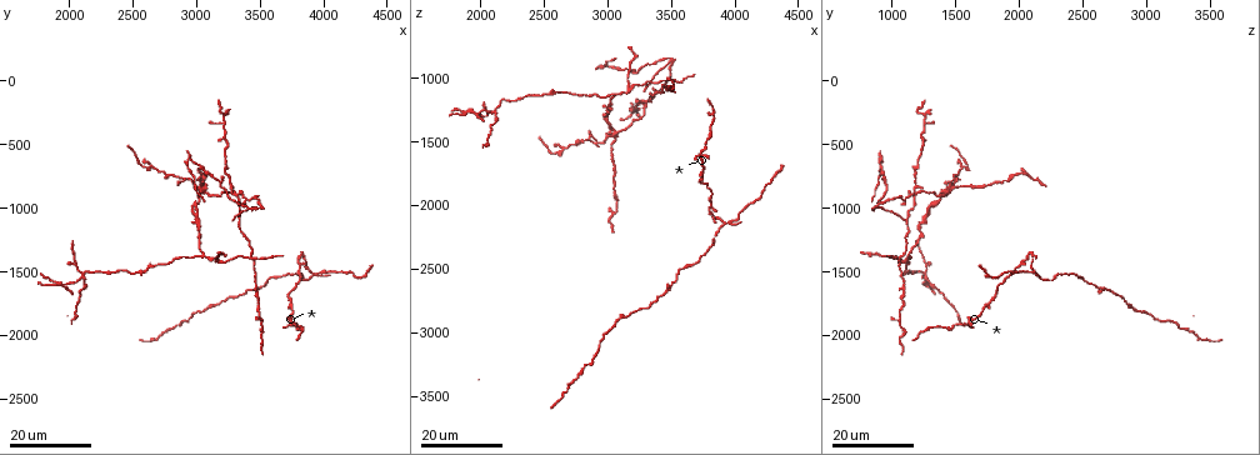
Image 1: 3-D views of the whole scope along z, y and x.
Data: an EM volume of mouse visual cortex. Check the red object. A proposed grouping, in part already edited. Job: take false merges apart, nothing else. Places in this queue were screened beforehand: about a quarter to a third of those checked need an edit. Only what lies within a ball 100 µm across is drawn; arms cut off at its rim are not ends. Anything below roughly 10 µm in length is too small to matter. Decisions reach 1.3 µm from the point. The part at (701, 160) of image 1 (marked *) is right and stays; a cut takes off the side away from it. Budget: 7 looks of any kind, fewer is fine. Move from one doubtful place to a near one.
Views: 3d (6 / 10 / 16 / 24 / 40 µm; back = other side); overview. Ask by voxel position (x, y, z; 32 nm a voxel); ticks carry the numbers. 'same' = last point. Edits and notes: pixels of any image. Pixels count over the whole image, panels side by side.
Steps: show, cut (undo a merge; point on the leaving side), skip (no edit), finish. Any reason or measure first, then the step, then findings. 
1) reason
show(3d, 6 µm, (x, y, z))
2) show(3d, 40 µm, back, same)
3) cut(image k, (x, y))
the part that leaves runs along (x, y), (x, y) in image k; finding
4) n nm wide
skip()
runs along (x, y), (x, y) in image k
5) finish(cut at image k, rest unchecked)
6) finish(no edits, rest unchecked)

sudden change in width
show(3d, 24 µm, (3460, 1660, 1080))

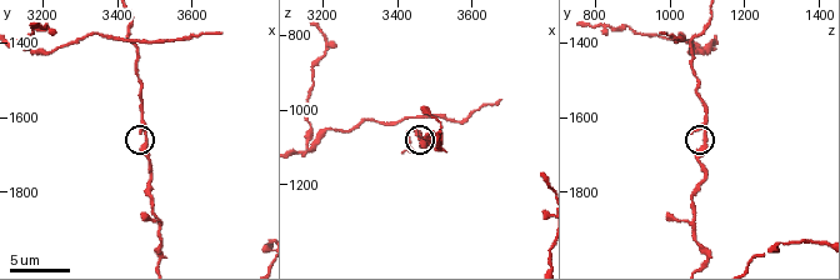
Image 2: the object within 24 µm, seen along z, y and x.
show(3d, 10 µm, (3470, 1640, 1090))

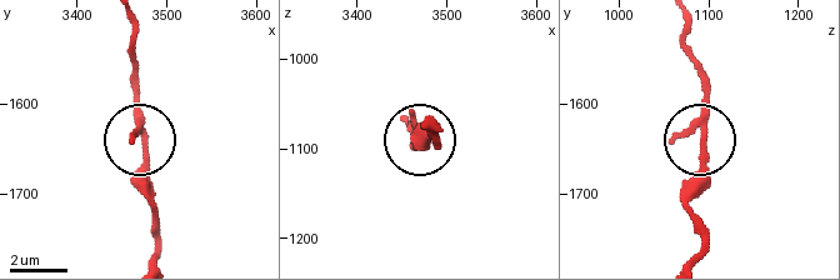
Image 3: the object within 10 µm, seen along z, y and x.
skip()
continuous, no second neuron

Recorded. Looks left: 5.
four arms meet
show(3d, 24 µm, (3300, 900, 1180))

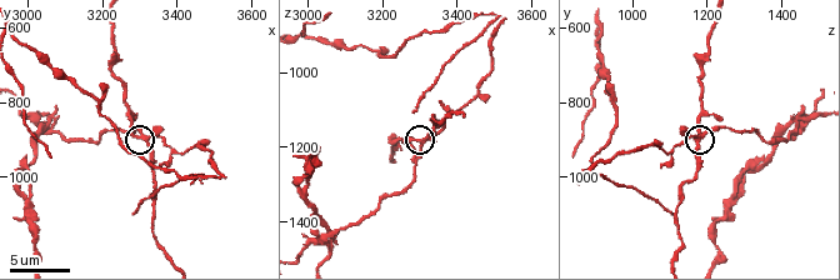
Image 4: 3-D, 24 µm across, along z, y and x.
show(3d, 10 µm, (3320, 900, 1180))

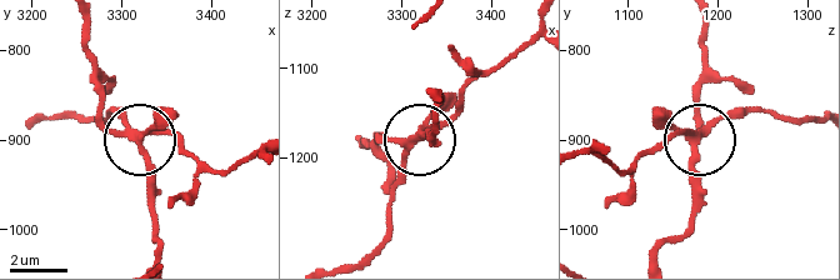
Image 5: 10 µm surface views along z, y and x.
4 arms
cut(image 5, (121, 114))
a second neuron is stuck on

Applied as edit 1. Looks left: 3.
show(overview)

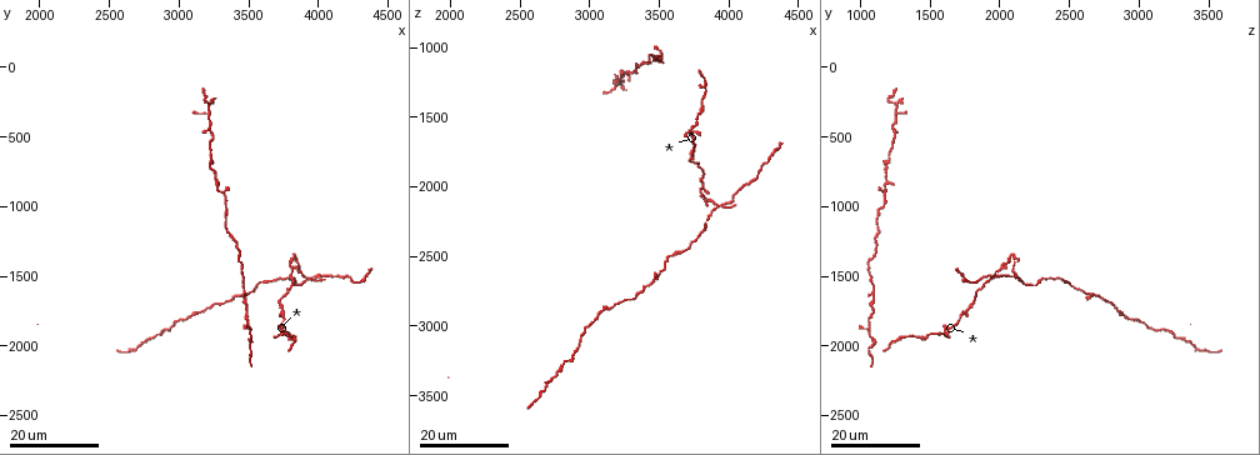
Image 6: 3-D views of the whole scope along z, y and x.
sudden change in width
show(3d, 16 µm, (3840, 1340, 2120))

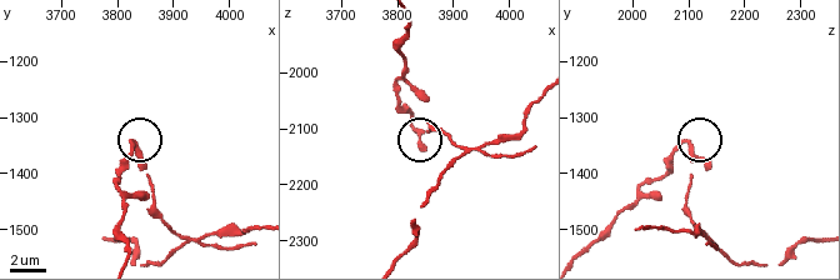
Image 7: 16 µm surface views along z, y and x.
show(3d, 10 µm, (3840, 1365, 2105))

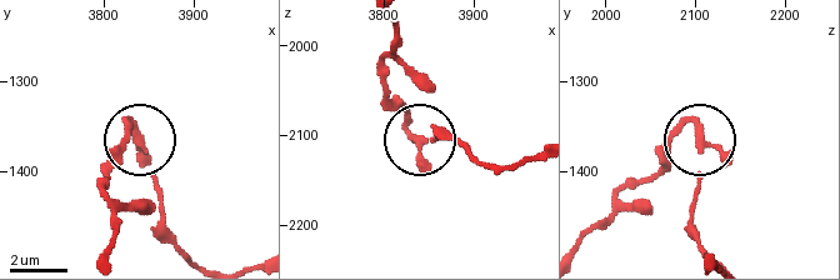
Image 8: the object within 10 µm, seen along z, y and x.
skip()
runs along (393, 25), (388, 98), (419, 138), (443, 133) in image 8; continuous, no second neuron

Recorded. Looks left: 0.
finish(cut at image 5, rest unchecked)

